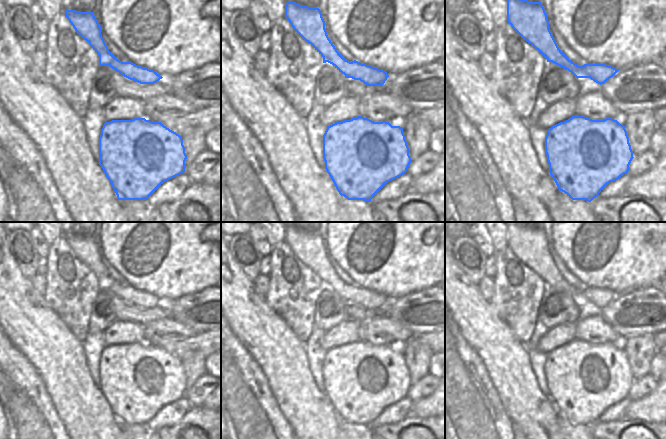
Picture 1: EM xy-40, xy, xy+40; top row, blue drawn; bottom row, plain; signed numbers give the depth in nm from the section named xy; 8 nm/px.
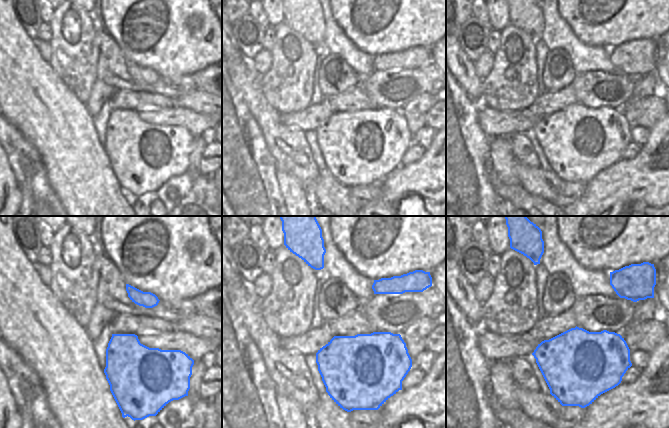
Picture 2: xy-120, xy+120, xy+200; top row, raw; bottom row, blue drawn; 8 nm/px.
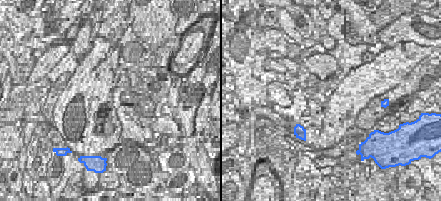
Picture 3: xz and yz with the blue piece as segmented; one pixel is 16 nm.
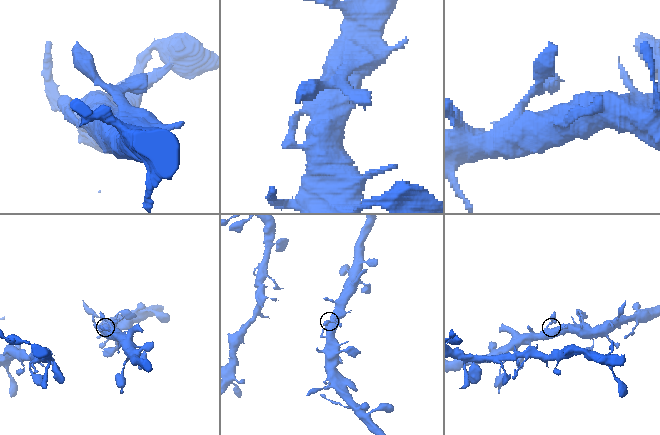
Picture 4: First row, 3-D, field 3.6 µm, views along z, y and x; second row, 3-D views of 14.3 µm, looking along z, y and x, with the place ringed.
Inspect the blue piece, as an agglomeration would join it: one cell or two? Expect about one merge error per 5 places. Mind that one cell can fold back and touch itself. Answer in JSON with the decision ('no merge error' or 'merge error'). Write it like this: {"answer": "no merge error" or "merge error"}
{"answer": "no merge error"}

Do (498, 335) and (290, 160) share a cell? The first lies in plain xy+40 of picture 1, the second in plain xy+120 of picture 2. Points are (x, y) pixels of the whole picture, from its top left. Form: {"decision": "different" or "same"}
{"decision": "same"}

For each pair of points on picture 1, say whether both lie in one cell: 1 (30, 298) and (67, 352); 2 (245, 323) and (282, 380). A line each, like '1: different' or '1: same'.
1: same
2: same

